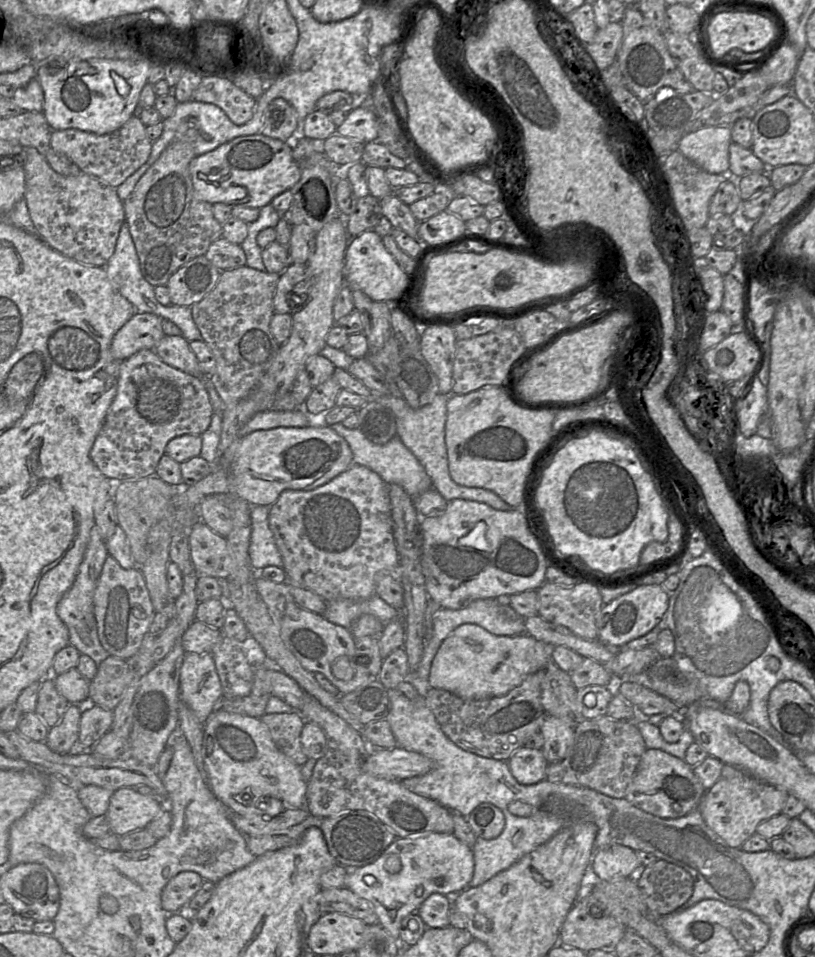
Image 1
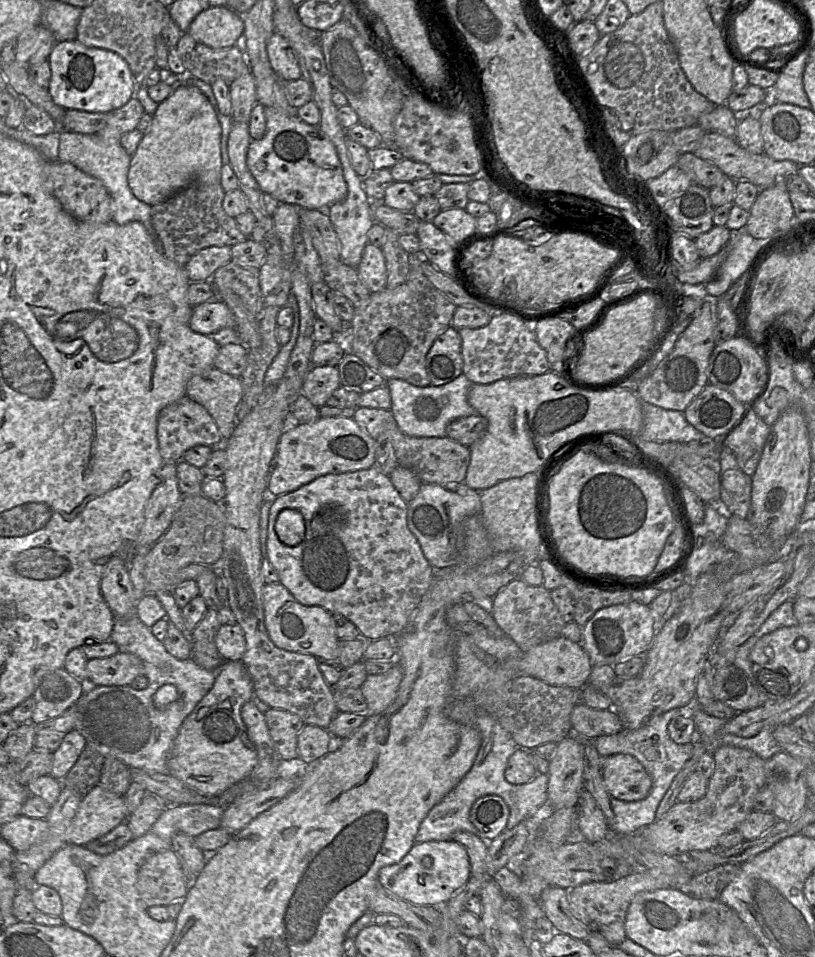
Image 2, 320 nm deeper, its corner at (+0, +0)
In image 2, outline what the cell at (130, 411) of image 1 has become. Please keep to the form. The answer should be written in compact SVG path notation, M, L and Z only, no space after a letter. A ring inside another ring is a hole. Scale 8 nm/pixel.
M185 396L163 408L157 421L157 440L164 463L177 463L183 454L197 445L217 447L223 445L223 438L209 412L199 403Z

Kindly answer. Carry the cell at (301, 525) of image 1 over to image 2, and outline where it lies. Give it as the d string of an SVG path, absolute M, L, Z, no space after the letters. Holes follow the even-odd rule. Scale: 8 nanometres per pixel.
M373 467L343 474L322 475L297 490L273 497L268 518L266 549L267 559L277 572L279 583L281 583L299 603L304 606L323 607L331 614L341 614L357 627L360 637L365 641L373 641L383 637L394 637L409 625L423 594L431 584L434 569L425 558L416 537L408 528L407 503L395 489L389 477L380 473ZM284 509L295 509L303 516L305 522L305 536L302 542L297 546L287 546L283 544L275 532L277 517Z

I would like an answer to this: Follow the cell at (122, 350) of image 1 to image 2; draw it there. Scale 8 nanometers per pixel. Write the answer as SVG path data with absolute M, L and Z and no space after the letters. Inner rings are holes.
M220 299L208 300L193 307L189 322L190 328L202 335L210 335L232 324L232 313Z

